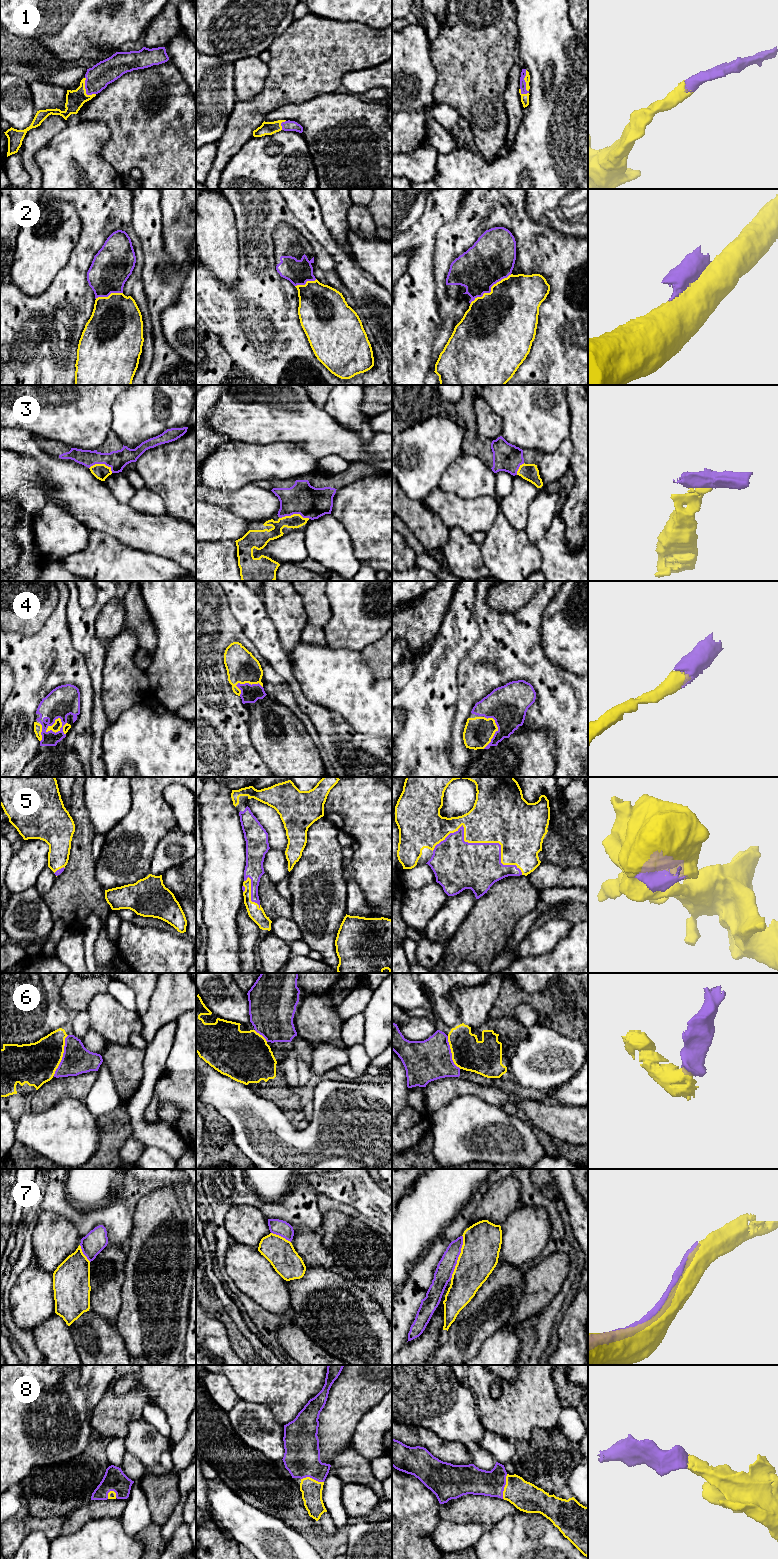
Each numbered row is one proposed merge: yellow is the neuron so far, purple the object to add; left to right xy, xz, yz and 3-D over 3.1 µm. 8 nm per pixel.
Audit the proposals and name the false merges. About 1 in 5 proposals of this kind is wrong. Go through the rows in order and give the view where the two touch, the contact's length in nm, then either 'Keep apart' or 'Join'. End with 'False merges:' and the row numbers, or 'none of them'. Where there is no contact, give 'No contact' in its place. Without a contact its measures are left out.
1: Touches yellow in yz. Shared border 200 nm. Join
2: Touches yellow in yz. Shared border 420 nm. Keep apart
3: Touches yellow in xz. Shared border 240 nm. Join
4: Touches yellow in xy. Shared border 190 nm. Join
5: Touches yellow in yz. Shared border 750 nm. Join
6: Touches yellow in xy. Shared border 340 nm. Keep apart
7: Touches yellow in yz. Shared border 380 nm. Keep apart
8: Touches yellow in yz. Shared border 200 nm. Join
False merges: 2, 6, 7

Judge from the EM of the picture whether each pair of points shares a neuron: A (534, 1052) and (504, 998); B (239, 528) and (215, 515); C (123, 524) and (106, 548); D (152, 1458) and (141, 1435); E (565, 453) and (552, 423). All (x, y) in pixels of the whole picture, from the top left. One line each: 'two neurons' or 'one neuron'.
A: two neurons
B: one neuron
C: two neurons
D: one neuron
E: two neurons

